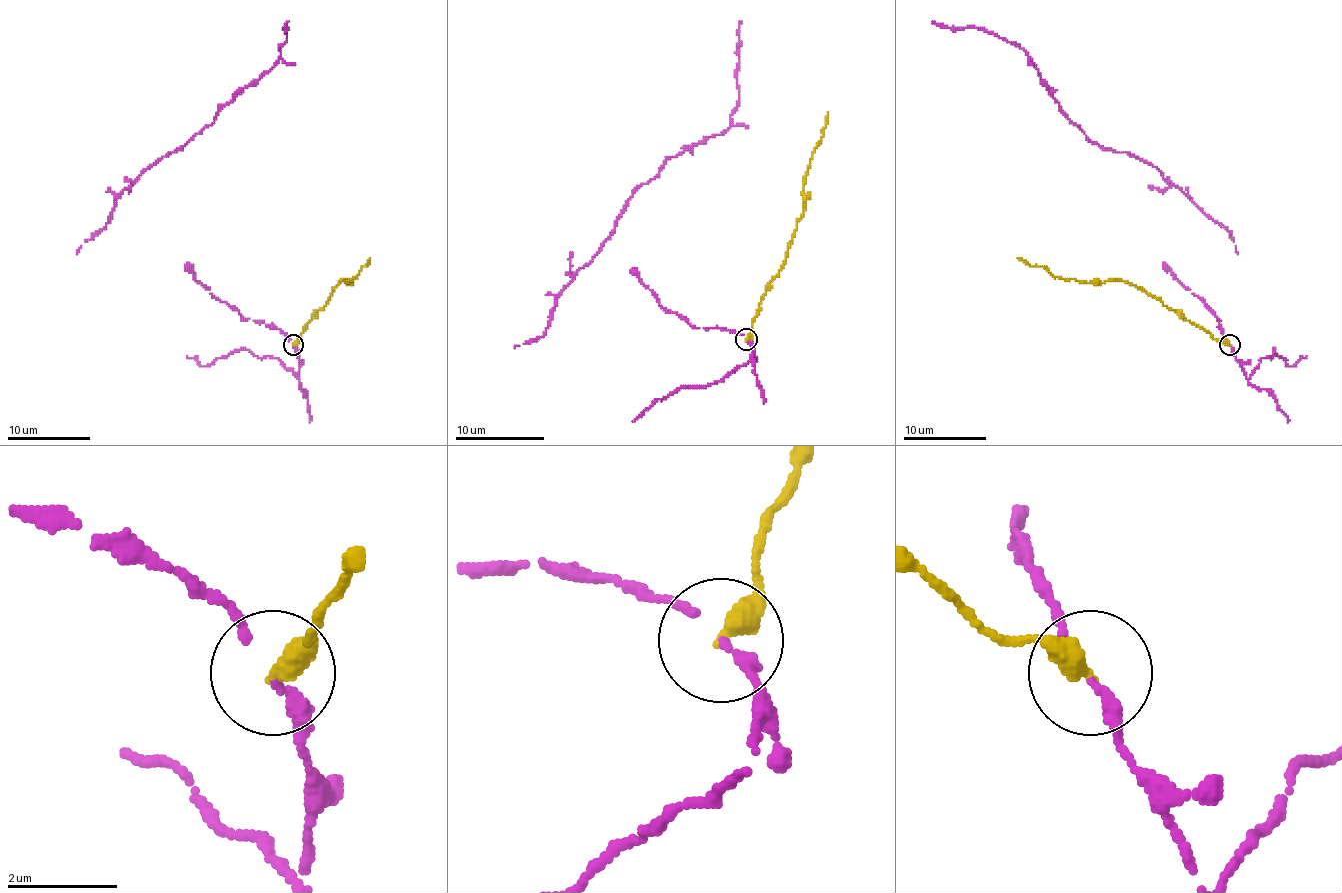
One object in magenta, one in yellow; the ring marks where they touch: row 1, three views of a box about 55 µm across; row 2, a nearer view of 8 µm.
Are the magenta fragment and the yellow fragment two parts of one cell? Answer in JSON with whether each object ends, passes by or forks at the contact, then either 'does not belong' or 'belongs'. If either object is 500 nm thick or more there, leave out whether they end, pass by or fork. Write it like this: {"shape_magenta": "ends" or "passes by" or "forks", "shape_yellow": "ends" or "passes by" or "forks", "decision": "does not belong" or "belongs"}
{"shape_magenta": "passes by", "shape_yellow": "ends", "decision": "does not belong"}

